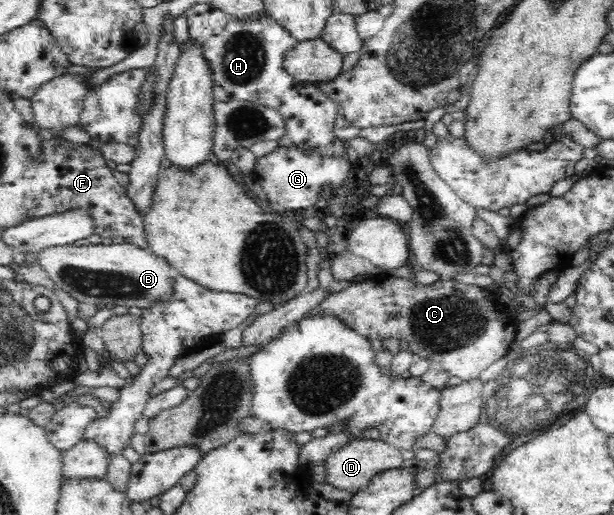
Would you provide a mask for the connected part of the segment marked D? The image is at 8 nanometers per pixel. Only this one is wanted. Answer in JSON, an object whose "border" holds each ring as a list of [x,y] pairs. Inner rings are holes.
{"border":[[[352,439],[325,461],[325,482],[352,494],[364,489],[377,473],[402,468],[401,450],[382,440]]]}

